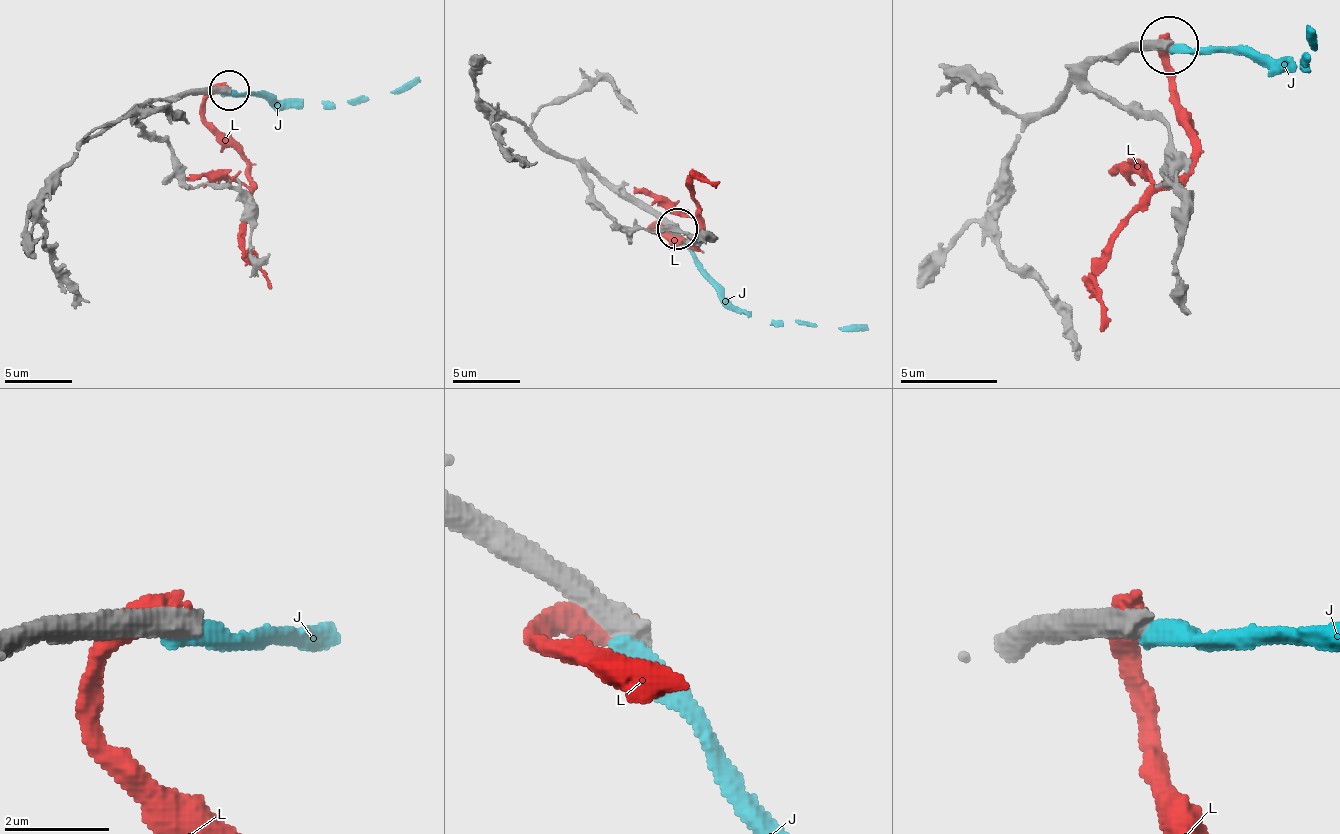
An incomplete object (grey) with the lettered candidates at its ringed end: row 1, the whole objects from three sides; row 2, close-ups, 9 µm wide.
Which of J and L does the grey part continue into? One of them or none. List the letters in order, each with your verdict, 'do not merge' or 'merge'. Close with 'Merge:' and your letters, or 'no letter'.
J: do not merge
L: do not merge
Merge: no letter

